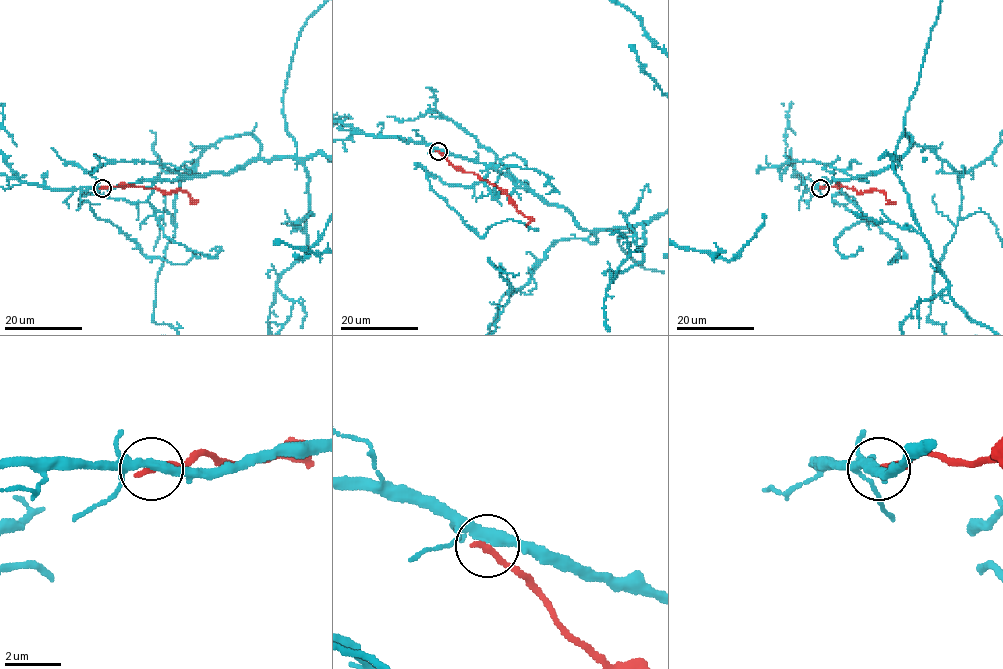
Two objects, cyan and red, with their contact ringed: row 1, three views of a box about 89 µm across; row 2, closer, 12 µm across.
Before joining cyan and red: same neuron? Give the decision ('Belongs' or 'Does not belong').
Does not belong

